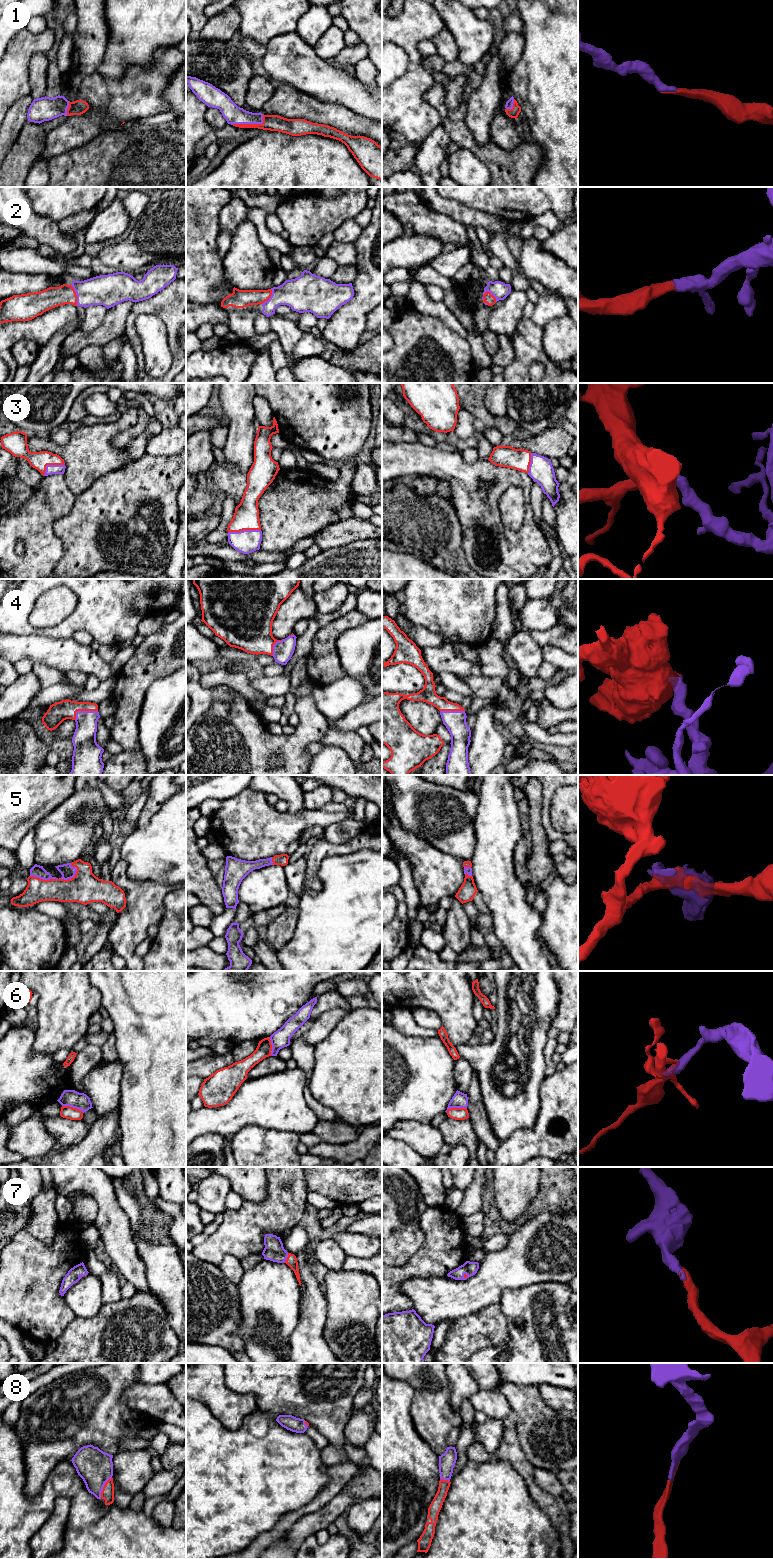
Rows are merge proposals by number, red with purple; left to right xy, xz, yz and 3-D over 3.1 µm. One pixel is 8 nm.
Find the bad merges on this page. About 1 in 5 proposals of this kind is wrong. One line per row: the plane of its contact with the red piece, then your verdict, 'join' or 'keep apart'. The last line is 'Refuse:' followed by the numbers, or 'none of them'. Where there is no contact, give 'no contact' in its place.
1: meets red in xz; join
2: meets red in xy; join
3: meets red in xz; join
4: meets red in xy; join
5: meets red in xy; join
6: meets red in yz; keep apart
7: meets red in xz; join
8: meets red in xy; join
Refuse: 6

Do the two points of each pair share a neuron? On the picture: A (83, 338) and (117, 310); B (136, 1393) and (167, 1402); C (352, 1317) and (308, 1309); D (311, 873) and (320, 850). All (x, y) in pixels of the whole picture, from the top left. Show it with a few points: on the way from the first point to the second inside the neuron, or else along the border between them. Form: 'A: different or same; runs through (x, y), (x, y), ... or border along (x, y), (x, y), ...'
A: same; runs through (93, 338), (113, 320)
B: same; runs through (144, 1397), (155, 1399), (159, 1402)
C: different; border along (324, 1291), (326, 1321), (322, 1336)
D: same; runs through (312, 867), (316, 856)

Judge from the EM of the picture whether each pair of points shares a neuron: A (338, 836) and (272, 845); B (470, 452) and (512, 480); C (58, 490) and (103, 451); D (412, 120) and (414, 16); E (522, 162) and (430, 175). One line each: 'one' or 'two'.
A: two
B: two
C: two
D: one
E: two

